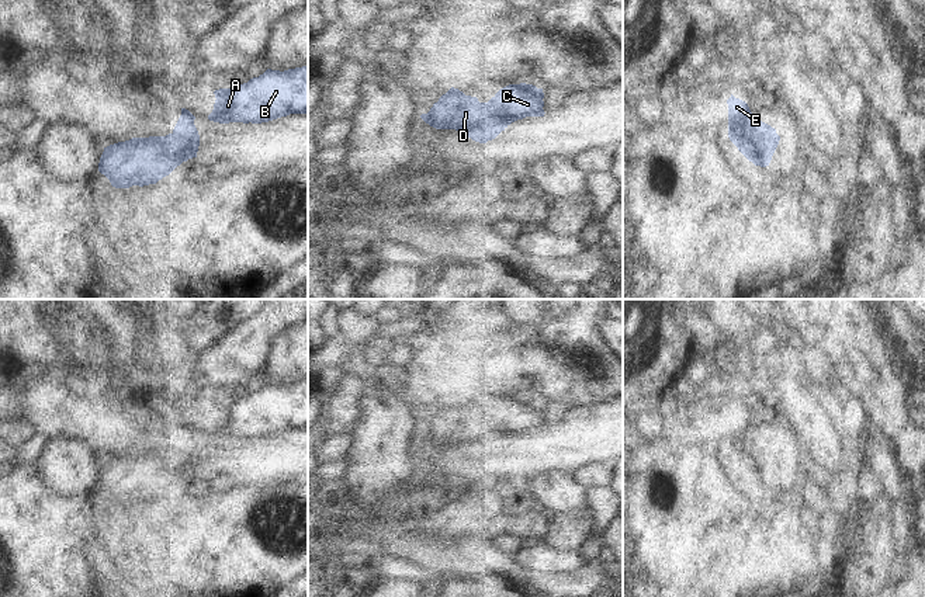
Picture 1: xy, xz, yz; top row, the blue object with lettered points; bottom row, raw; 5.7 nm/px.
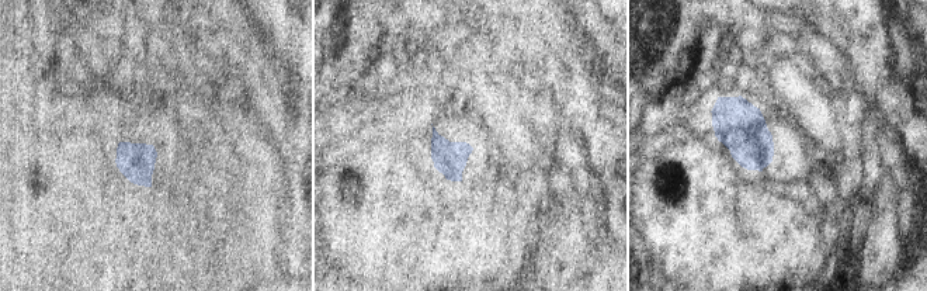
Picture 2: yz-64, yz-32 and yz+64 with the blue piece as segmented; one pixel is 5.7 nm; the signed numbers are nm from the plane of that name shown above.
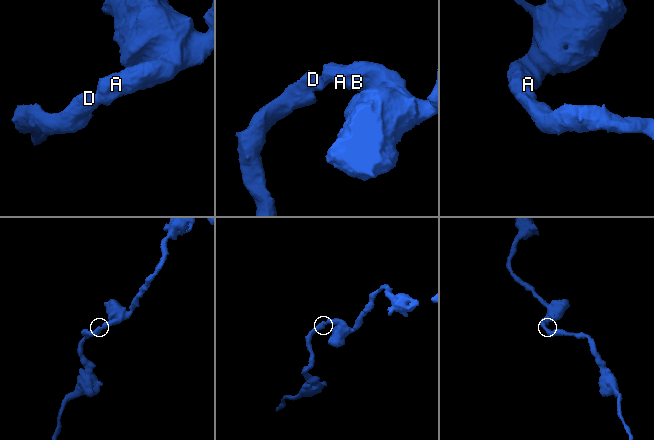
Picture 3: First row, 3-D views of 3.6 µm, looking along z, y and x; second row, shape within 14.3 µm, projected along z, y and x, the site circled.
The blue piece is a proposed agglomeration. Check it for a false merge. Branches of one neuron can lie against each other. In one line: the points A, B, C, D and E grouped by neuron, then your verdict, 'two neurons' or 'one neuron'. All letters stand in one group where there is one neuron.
groups A B C D E; one neuron

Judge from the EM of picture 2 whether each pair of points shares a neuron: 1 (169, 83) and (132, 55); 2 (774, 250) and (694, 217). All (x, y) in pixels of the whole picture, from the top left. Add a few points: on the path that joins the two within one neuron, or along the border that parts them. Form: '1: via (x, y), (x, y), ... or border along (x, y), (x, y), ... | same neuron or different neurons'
1: via (160, 75), (141, 61) | same neuron
2: via (754, 243), (726, 239), (714, 229) | same neuron

